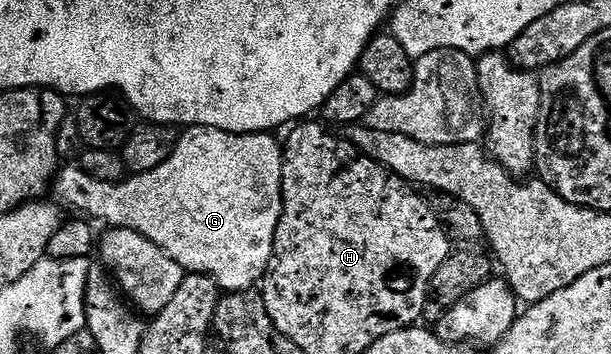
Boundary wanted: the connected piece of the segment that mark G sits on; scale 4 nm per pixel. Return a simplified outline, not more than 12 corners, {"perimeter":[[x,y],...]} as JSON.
{"perimeter":[[195,126],[151,172],[51,183],[222,291],[264,279],[274,135]]}

